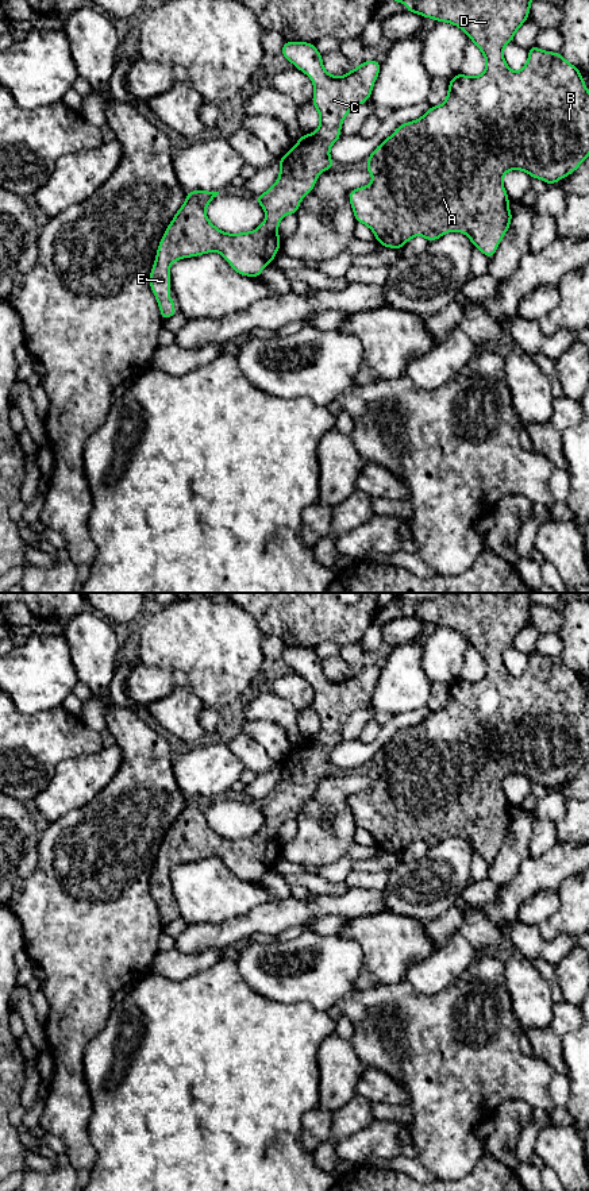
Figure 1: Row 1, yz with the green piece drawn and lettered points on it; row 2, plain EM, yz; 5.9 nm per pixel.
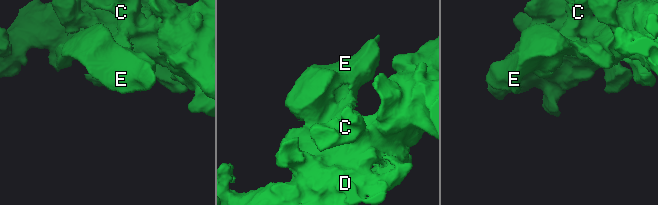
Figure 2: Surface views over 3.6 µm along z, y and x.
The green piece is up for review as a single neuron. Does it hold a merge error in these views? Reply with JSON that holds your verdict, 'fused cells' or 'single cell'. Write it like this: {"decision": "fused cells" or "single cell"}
{"decision": "single cell"}

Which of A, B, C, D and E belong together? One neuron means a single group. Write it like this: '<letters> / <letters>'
A B C D E

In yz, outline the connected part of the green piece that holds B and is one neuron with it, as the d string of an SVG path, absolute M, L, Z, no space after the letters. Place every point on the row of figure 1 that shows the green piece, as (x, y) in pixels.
M392 0L405 3L407 12L416 12L423 18L434 18L438 23L447 22L465 31L471 42L482 51L486 61L485 72L478 77L457 74L450 80L447 99L443 104L431 107L420 119L404 123L376 147L367 157L366 170L373 176L373 181L349 193L349 200L357 223L366 224L376 235L380 244L400 250L413 236L424 236L428 242L436 240L447 232L459 231L469 236L471 243L489 259L497 250L503 236L509 228L512 212L508 208L509 197L503 185L503 177L509 170L524 170L532 178L546 181L548 185L567 177L589 157L589 90L582 80L581 70L567 62L561 53L539 50L538 46L528 49L528 61L521 70L513 72L508 68L503 50L512 42L515 32L528 20L532 0Z

